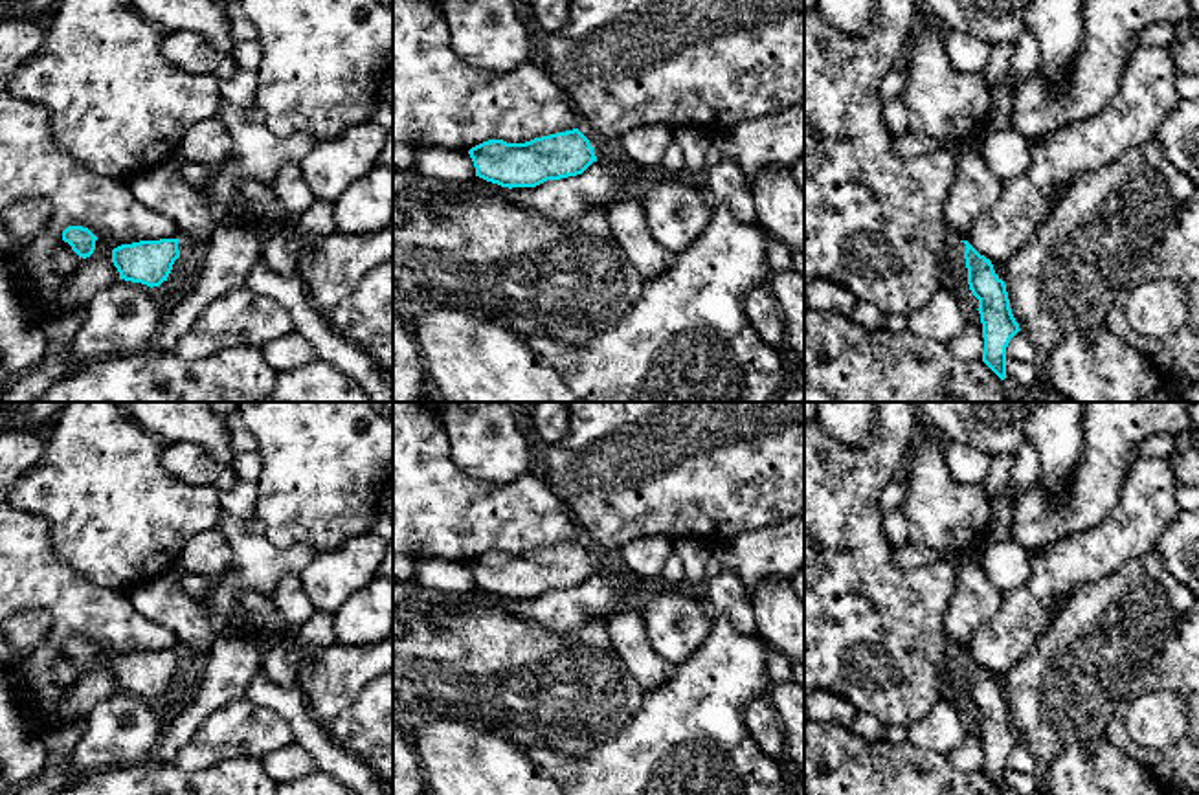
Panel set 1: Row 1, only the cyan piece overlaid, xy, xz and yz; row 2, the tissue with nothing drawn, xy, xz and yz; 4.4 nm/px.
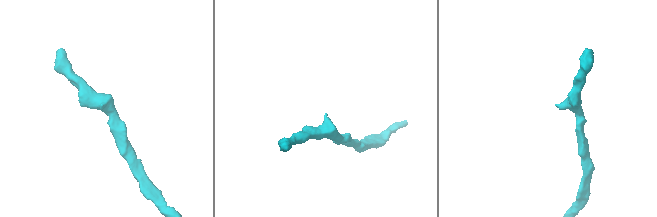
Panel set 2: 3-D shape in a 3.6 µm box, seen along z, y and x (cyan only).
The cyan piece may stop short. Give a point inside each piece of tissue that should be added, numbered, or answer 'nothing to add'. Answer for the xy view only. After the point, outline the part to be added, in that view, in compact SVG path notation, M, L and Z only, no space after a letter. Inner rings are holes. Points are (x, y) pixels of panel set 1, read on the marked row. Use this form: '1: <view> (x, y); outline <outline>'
nothing to add

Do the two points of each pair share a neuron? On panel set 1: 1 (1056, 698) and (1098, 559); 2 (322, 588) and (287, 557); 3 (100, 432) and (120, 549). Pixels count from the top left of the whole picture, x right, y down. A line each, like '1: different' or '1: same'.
1: different
2: different
3: same

